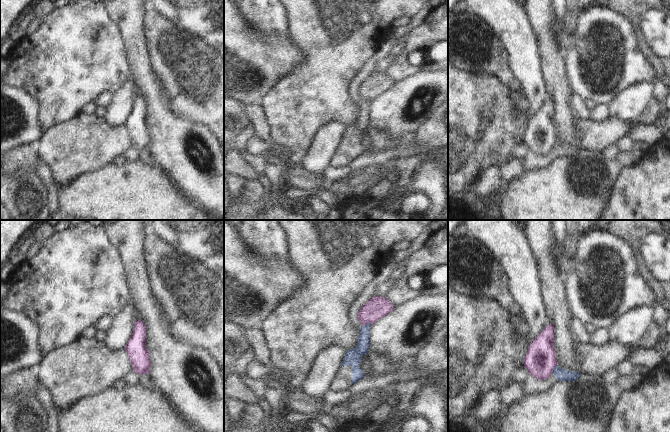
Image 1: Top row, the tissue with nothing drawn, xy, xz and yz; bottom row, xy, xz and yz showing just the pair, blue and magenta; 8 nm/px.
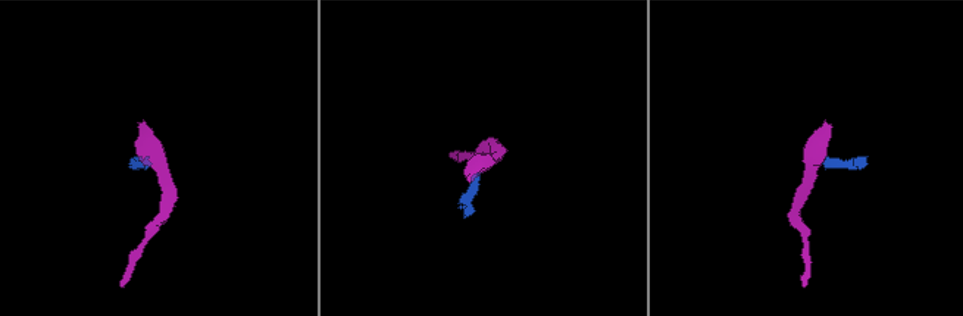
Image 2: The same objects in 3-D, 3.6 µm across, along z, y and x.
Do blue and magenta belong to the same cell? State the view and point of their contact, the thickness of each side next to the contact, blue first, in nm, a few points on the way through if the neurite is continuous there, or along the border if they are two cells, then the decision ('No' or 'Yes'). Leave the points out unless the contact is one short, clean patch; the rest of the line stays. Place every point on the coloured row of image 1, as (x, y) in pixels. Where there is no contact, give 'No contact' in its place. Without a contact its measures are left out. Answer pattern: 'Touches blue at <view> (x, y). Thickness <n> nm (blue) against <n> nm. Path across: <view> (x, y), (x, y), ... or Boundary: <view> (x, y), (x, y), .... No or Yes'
Touches blue at xz (366, 324). Thickness 110 nm (blue) against 180 nm. Boundary: xz (370, 323), (361, 326). No.

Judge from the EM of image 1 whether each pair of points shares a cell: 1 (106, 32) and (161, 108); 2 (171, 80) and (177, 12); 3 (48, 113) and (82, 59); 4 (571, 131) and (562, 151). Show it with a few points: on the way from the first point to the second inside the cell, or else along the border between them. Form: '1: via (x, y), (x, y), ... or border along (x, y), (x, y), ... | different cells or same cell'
1: border along (122, 38), (125, 44), (125, 56), (130, 73) | different cells
2: border along (158, 11), (175, 26), (197, 37) | different cells
3: via (59, 100), (61, 80), (69, 72) | same cell
4: border along (556, 141), (563, 145), (580, 149) | different cells

